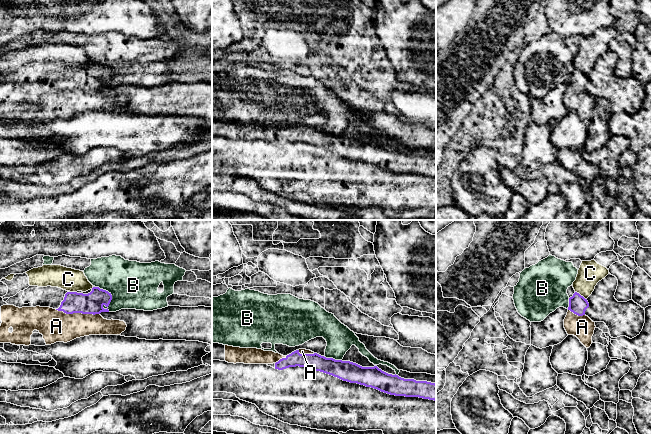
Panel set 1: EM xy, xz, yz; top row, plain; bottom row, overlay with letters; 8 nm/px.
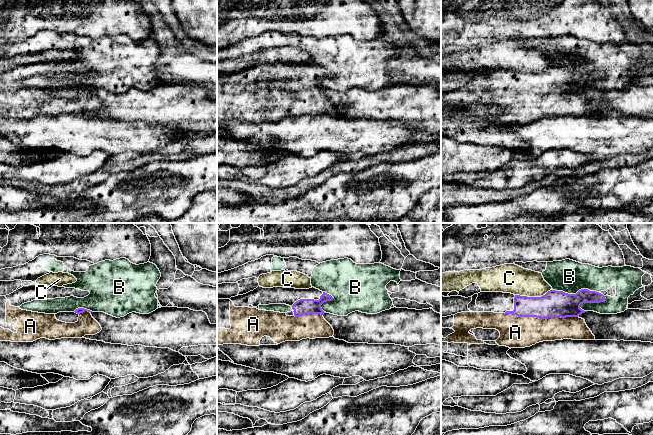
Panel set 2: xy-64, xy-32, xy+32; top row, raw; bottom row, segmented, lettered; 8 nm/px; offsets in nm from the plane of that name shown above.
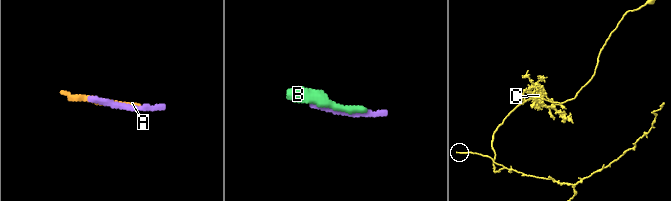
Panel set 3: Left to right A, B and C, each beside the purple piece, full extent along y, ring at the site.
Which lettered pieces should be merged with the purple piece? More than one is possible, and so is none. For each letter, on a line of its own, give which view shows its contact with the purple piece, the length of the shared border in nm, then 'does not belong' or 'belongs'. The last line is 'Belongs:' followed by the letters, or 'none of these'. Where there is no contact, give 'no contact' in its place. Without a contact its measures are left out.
A: contact in xy; length 360 nm; belongs
B: contact in xy; length 240 nm; does not belong
C: contact in yz; length 120 nm; does not belong
Belongs: A

